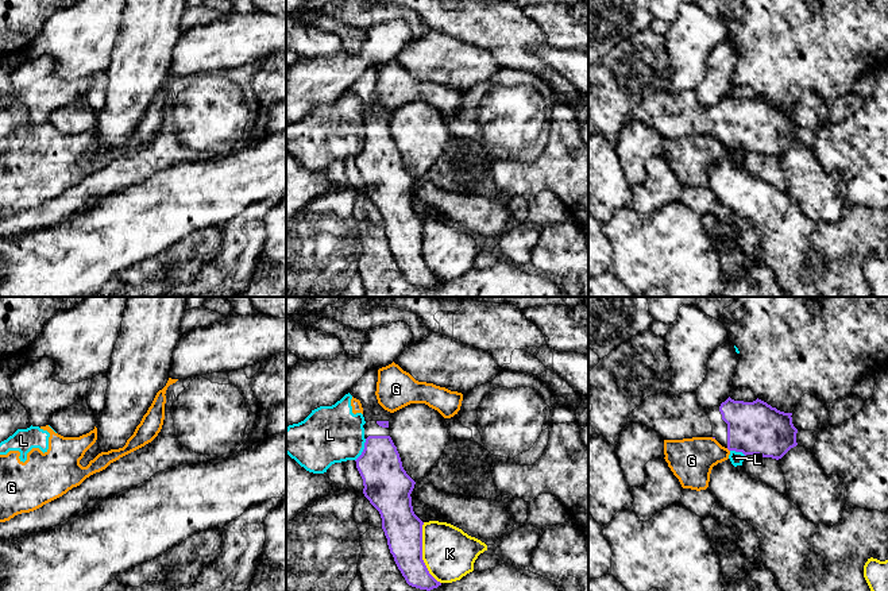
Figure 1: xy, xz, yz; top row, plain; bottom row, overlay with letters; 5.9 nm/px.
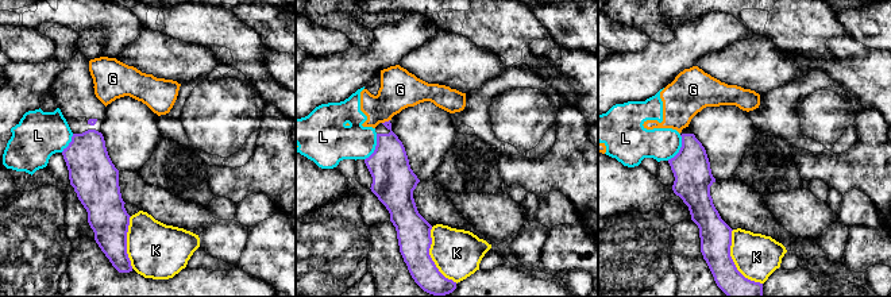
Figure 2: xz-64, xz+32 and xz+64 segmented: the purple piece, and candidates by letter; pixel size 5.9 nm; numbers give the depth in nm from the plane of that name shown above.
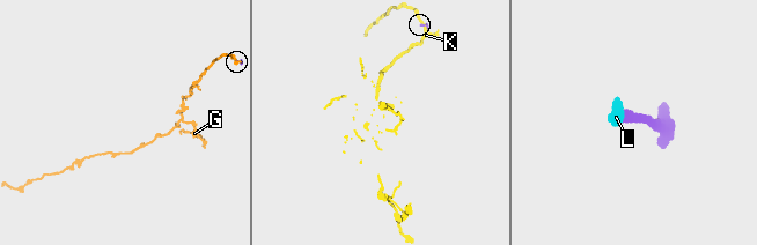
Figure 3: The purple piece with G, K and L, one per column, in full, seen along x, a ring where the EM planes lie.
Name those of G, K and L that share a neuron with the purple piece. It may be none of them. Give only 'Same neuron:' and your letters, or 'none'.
Same neuron: none

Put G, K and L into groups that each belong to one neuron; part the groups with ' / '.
G L / K

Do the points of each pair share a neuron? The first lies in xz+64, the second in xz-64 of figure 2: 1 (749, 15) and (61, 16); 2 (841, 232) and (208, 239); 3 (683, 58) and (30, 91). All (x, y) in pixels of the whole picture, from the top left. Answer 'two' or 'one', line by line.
1: two
2: one
3: one

